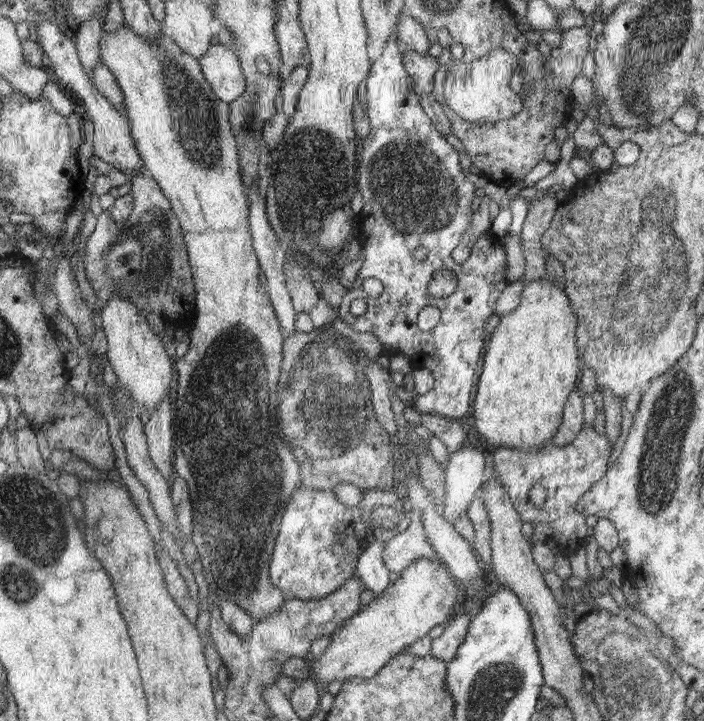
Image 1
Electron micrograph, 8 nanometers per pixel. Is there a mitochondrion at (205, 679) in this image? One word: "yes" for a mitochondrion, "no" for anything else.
no

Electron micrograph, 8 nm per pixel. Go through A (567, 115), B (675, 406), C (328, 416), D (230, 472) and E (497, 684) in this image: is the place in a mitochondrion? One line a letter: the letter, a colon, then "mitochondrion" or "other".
A: other
B: mitochondrion
C: mitochondrion
D: mitochondrion
E: mitochondrion

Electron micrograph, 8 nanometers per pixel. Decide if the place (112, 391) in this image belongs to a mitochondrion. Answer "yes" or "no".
no

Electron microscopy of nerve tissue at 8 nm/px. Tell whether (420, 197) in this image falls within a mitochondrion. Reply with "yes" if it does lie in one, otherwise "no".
yes

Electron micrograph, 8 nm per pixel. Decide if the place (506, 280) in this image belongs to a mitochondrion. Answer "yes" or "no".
no

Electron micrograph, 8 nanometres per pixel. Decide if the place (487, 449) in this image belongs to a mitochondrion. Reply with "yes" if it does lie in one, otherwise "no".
no

